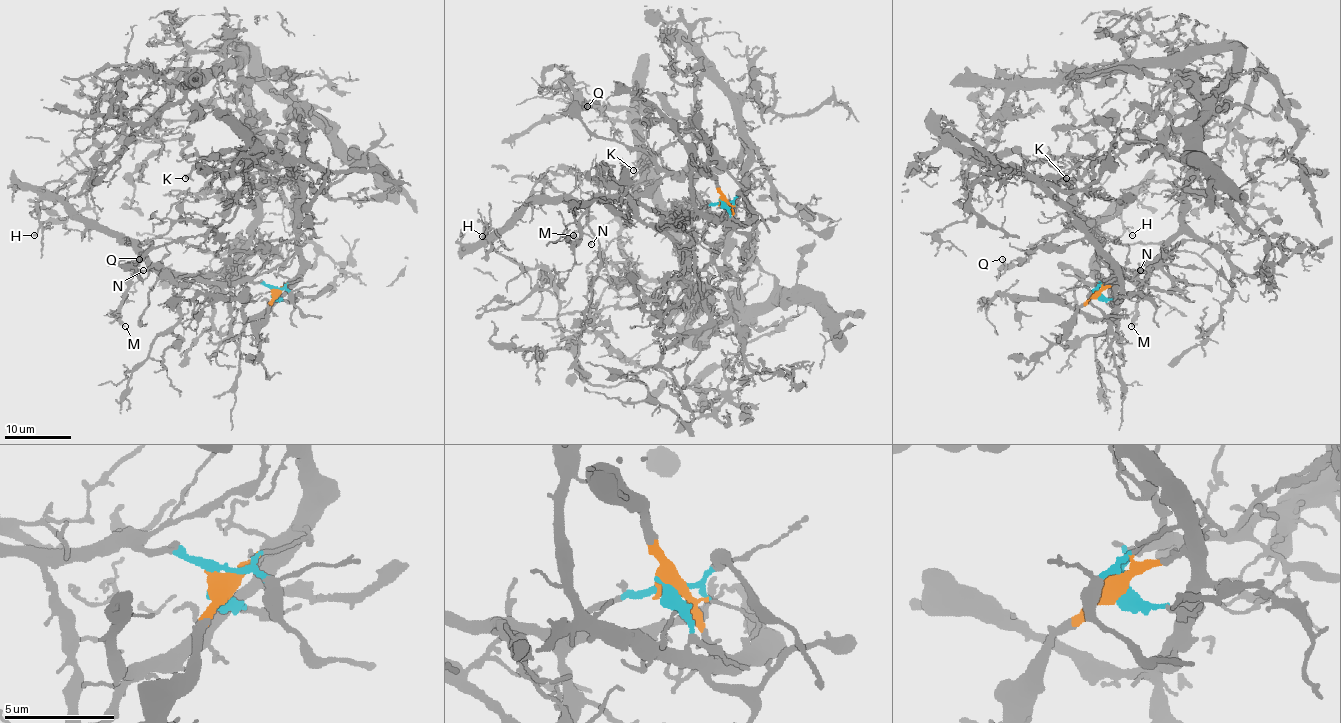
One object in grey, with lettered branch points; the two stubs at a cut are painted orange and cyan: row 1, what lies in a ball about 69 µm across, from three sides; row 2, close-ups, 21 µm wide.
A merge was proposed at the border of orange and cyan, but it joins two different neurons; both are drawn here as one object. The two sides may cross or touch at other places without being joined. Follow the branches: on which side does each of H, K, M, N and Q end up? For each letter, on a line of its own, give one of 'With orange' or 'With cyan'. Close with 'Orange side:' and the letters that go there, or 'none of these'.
H: With cyan
K: With orange
M: With cyan
N: With cyan
Q: With orange
Orange side: K, Q

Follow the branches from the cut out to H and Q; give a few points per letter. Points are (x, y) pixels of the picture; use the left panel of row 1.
H: (275, 293), (261, 283), (200, 281), (153, 270), (130, 245), (90, 228), (57, 200), (38, 200), (33, 235)
Q: (275, 293), (300, 263), (295, 178), (250, 187), (206, 233), (153, 246), (140, 258)

